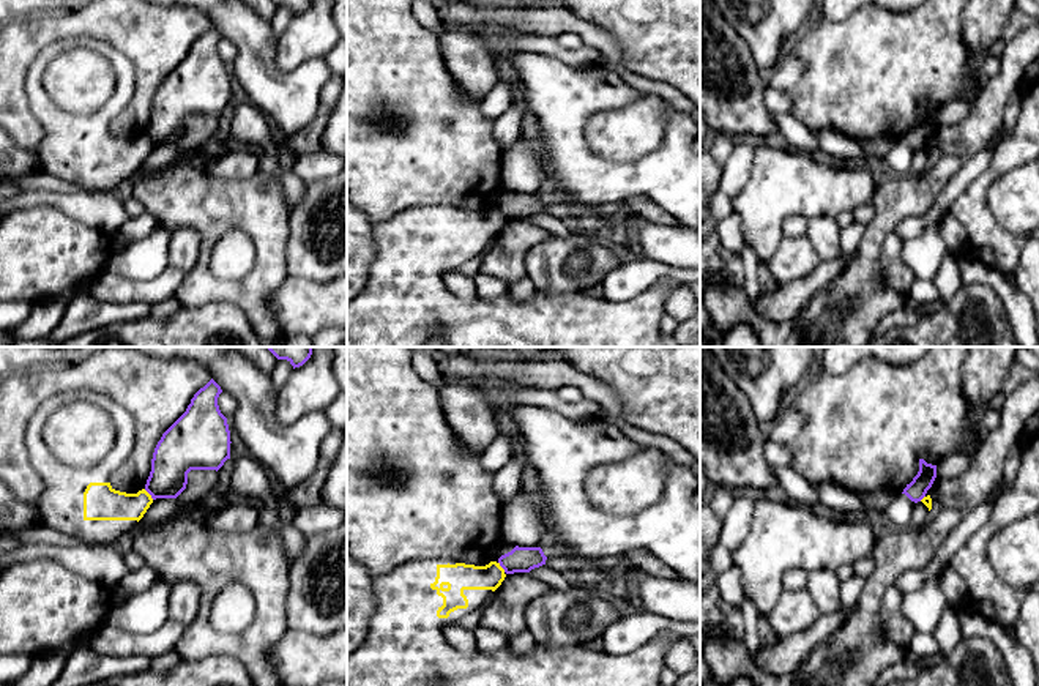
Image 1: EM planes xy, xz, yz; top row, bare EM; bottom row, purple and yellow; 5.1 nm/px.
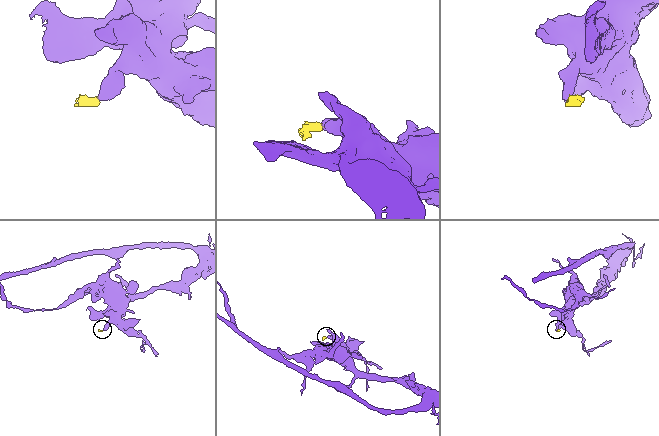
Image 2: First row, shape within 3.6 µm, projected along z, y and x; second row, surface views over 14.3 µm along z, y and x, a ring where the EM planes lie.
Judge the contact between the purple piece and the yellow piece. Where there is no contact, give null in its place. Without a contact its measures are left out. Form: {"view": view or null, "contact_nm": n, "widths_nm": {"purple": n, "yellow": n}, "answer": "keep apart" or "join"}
{"view": "xy", "contact_nm": 80, "widths_nm": {"purple": 220, "yellow": 180}, "answer": "keep apart"}

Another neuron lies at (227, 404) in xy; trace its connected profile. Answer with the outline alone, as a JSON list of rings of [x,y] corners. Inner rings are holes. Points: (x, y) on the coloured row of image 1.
[[[222,391],[218,397],[218,405],[221,413],[225,418],[230,418],[235,415],[236,408],[238,408],[238,402],[235,401],[233,396],[230,396],[229,393]]]

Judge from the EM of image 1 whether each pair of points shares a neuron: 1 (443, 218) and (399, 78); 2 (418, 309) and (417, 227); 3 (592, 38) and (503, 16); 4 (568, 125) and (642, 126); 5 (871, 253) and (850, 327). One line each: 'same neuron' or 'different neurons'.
1: different neurons
2: same neuron
3: same neuron
4: different neurons
5: same neuron

